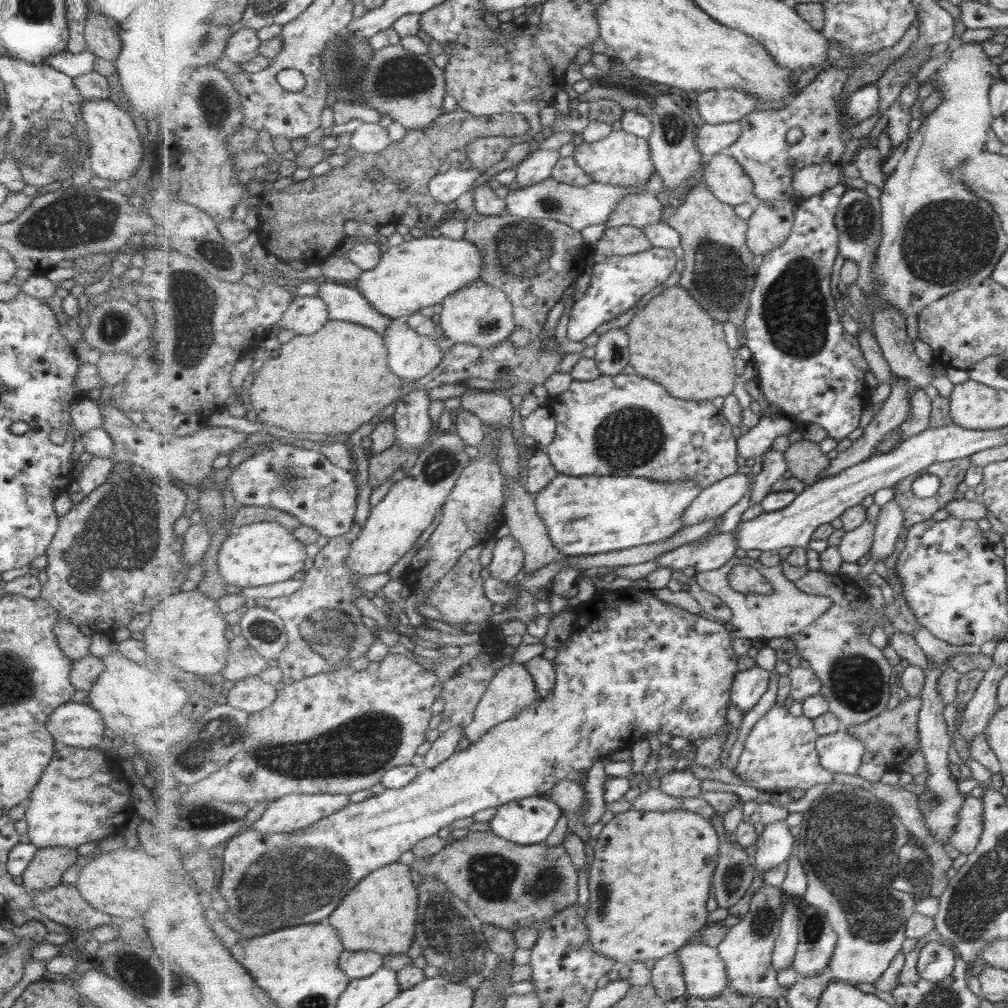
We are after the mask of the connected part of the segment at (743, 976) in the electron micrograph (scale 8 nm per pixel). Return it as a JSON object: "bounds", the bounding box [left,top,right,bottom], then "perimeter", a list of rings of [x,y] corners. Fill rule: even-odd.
{"bounds":[718,885,788,998],"perimeter":[[[762,885],[752,896],[750,909],[741,922],[727,930],[718,950],[727,962],[729,987],[743,996],[781,998],[787,996],[788,989],[777,982],[777,970],[773,967],[774,950],[779,935],[782,934],[783,914],[787,912],[783,886]]]}

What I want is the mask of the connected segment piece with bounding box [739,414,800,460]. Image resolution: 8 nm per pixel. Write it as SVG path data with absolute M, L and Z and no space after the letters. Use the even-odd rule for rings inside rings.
M771 415L761 417L755 428L739 438L739 455L745 460L755 460L763 457L767 451L773 448L773 442L779 436L787 436L791 432L799 431L800 424L791 421L784 415Z

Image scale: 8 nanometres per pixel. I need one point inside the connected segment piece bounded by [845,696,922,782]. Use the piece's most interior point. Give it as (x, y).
(891, 738)

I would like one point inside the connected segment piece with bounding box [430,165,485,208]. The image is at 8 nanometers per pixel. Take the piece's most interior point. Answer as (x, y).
(447, 187)

